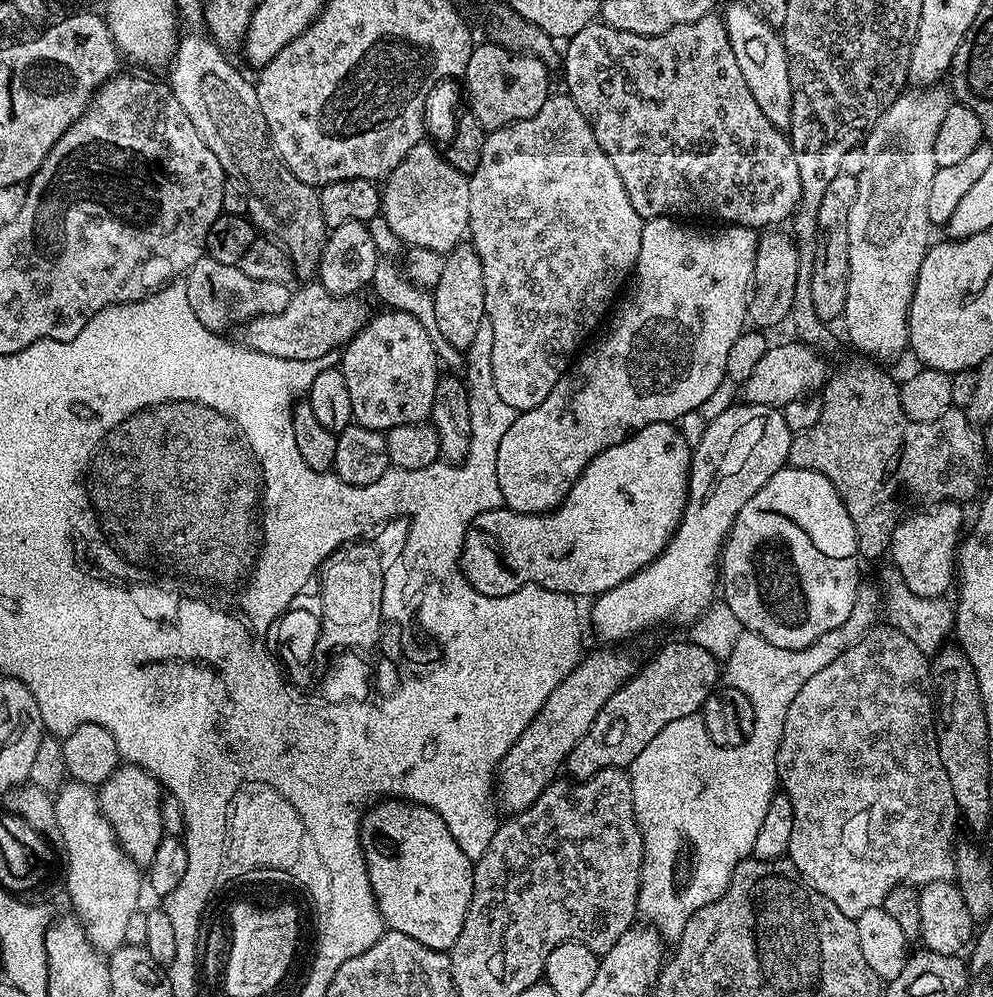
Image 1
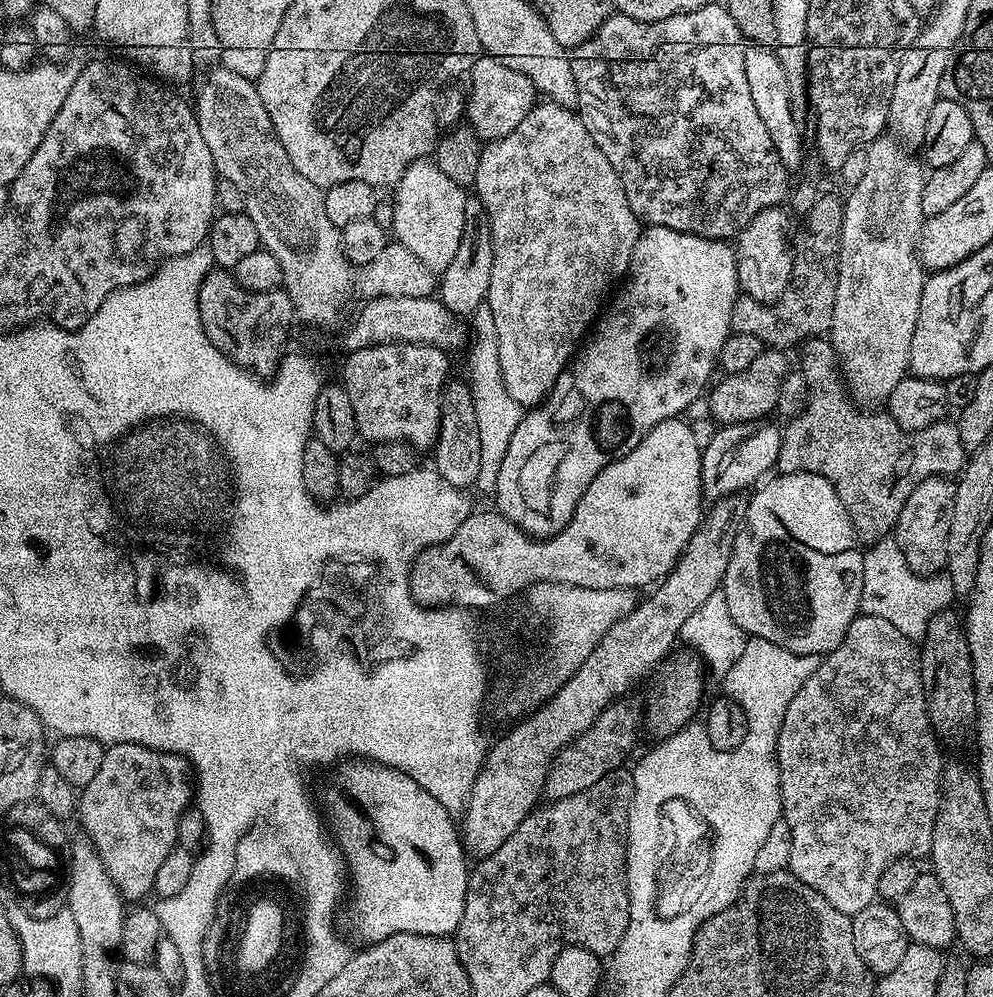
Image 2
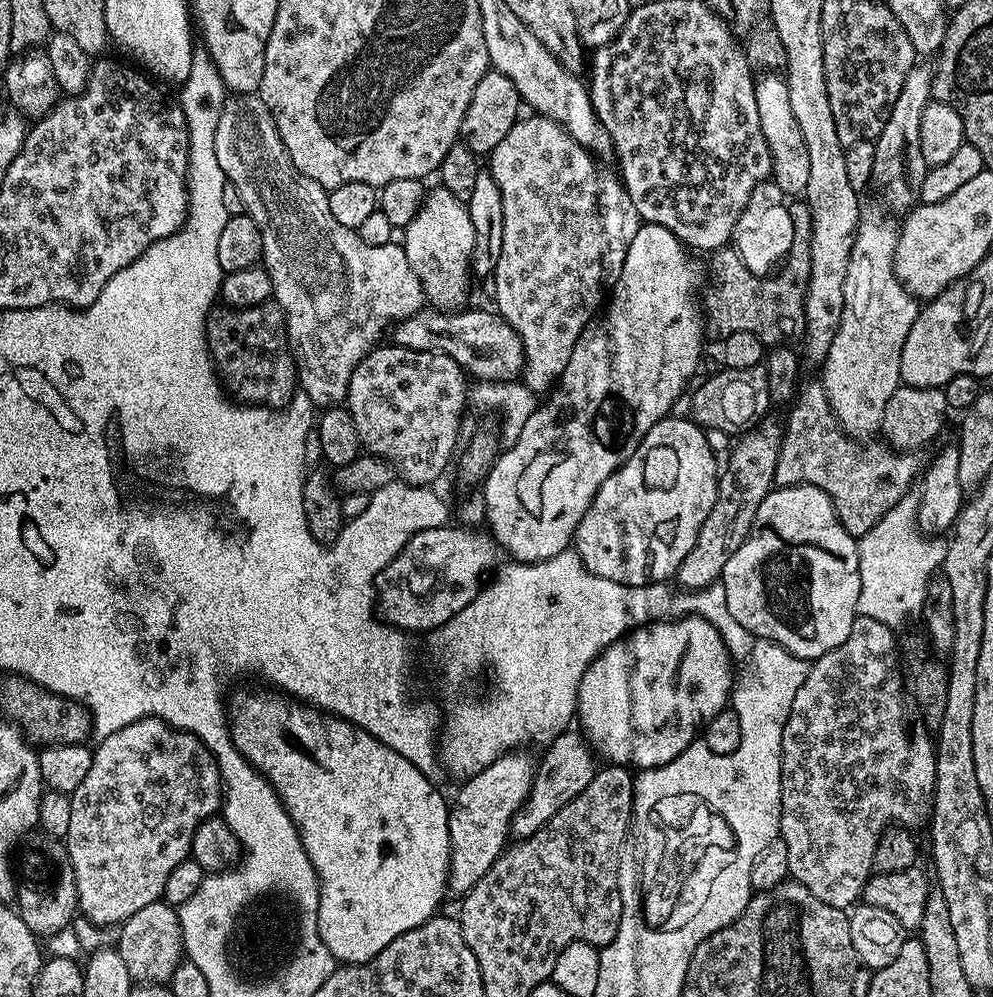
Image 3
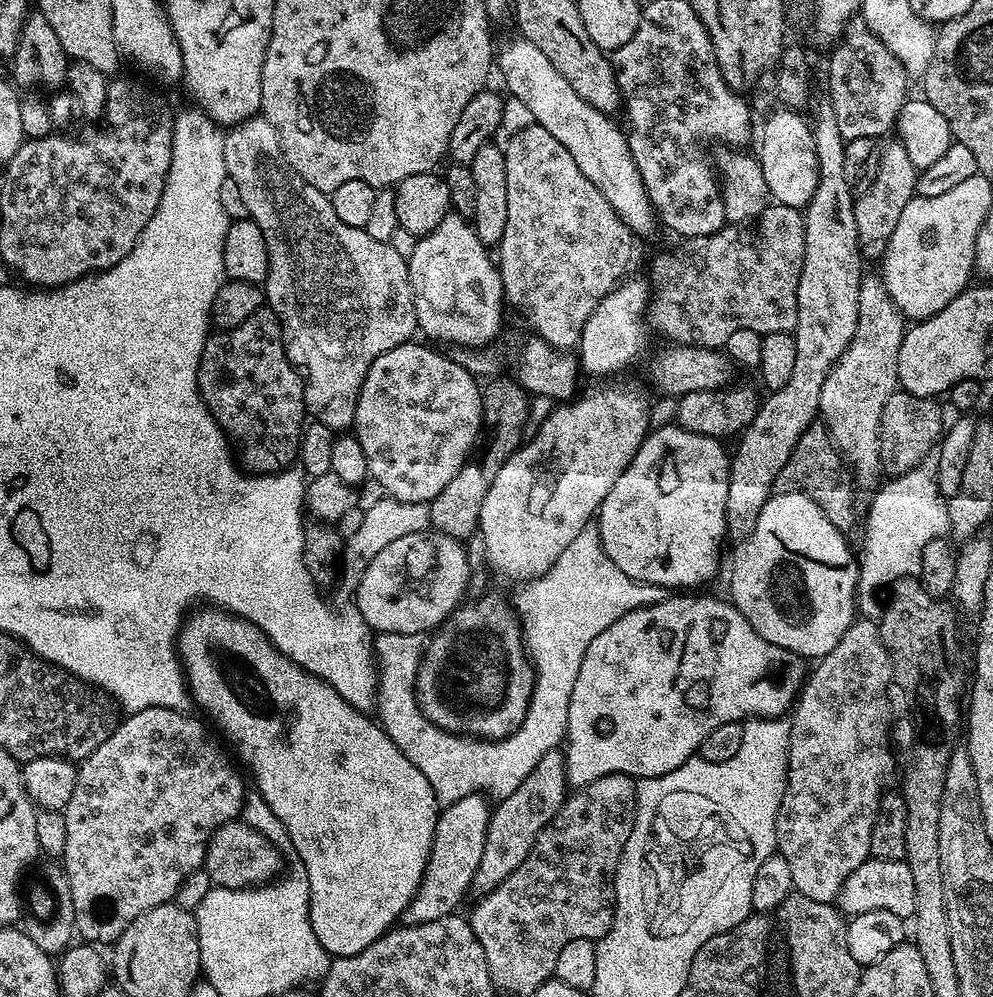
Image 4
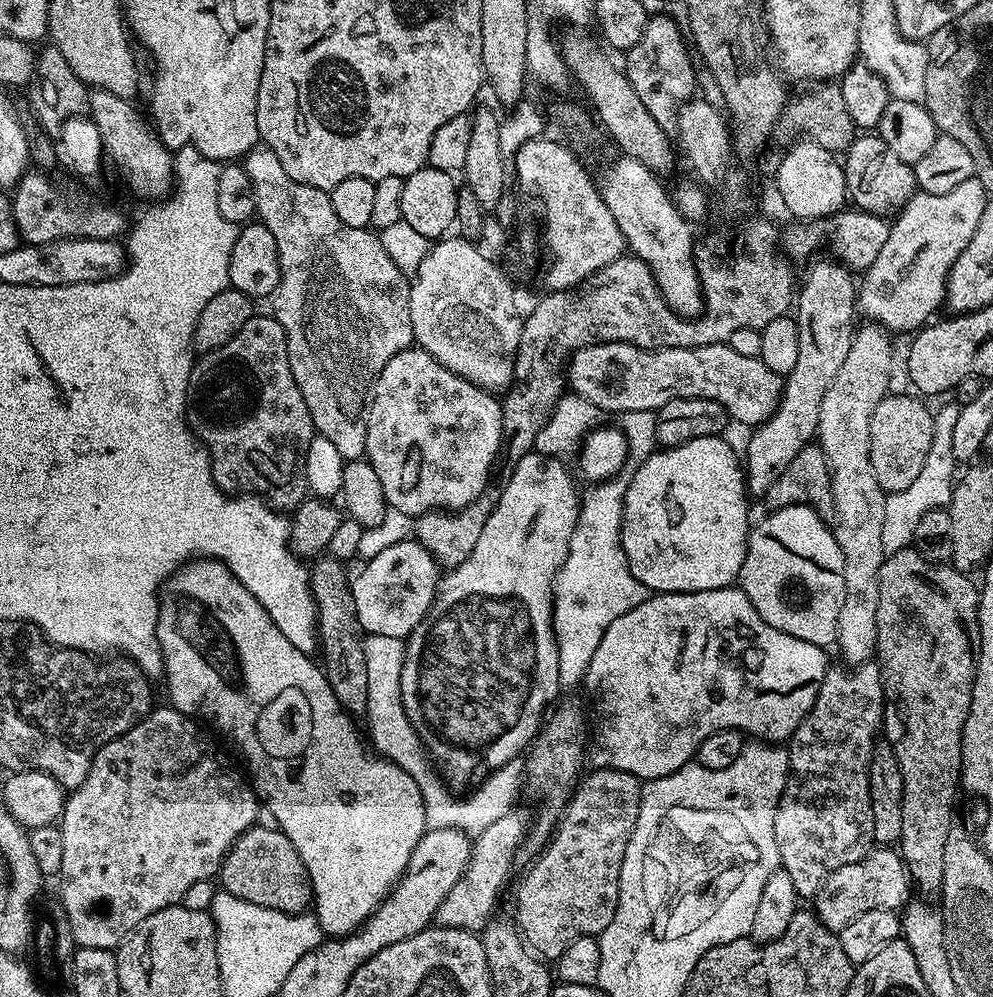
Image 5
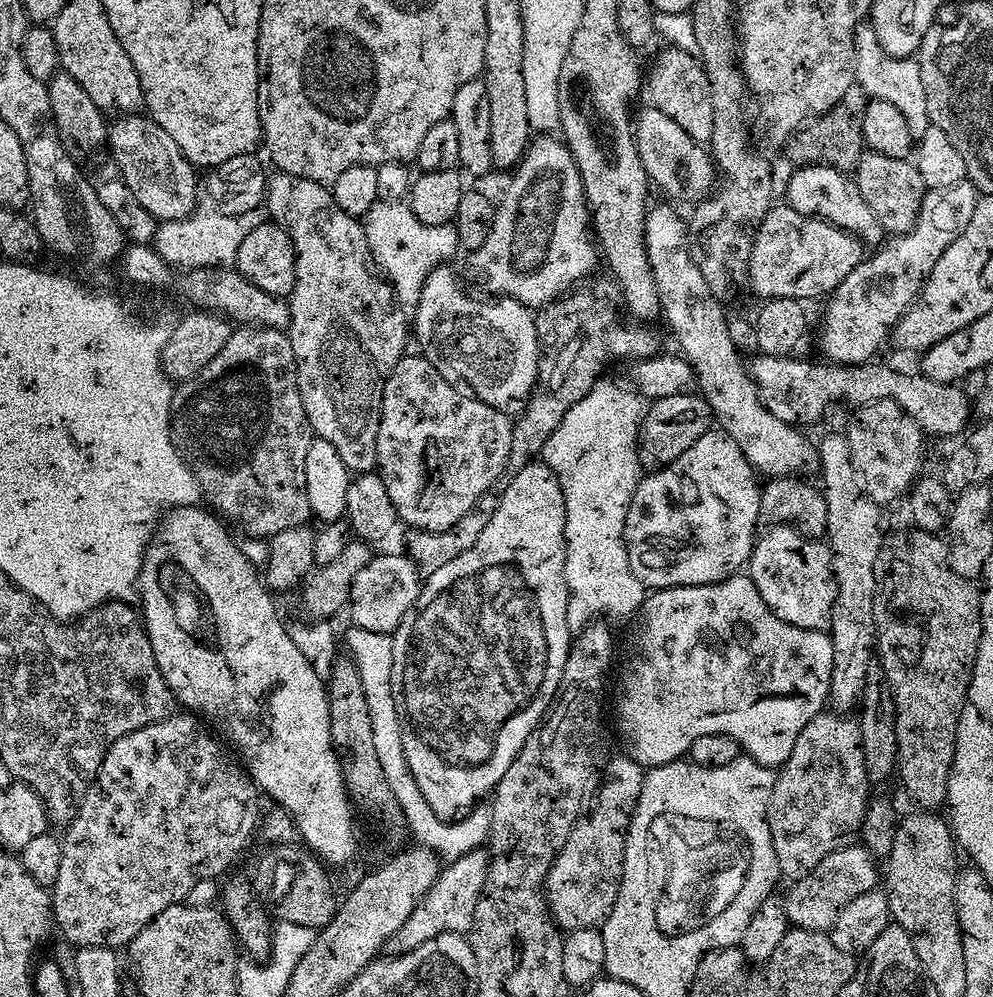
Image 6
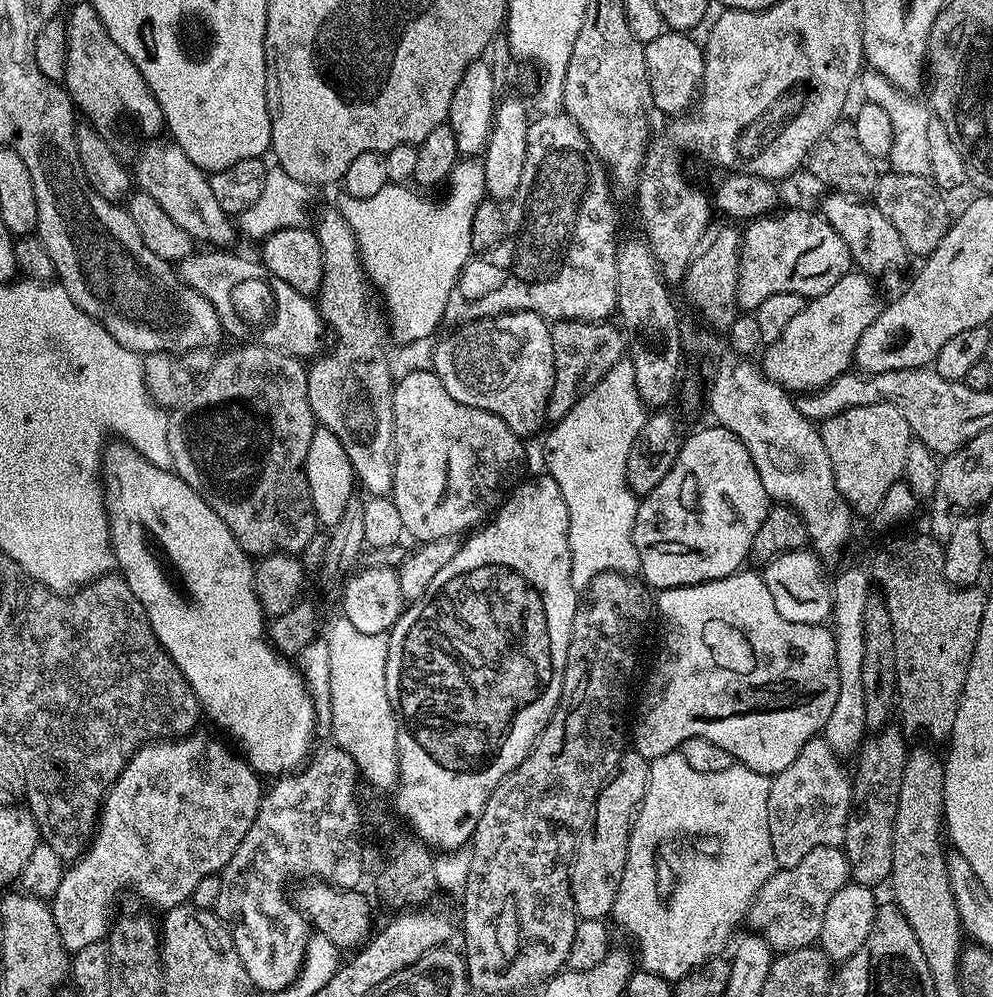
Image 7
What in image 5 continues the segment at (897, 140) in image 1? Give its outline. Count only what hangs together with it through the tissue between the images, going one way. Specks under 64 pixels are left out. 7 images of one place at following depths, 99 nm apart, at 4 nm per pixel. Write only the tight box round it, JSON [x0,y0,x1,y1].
[818,322,892,666]

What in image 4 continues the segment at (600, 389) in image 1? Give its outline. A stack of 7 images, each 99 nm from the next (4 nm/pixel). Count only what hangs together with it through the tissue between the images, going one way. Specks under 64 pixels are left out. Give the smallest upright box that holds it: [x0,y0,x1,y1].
[478,279,650,582]

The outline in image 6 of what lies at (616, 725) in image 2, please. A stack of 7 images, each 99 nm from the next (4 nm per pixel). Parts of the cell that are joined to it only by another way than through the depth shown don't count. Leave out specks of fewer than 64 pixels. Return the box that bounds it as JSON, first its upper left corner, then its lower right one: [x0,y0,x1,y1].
[387,847,488,954]

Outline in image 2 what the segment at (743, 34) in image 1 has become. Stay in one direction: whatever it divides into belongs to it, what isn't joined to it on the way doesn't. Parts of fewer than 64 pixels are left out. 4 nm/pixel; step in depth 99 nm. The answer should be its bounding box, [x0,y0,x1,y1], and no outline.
[745,42,804,174]

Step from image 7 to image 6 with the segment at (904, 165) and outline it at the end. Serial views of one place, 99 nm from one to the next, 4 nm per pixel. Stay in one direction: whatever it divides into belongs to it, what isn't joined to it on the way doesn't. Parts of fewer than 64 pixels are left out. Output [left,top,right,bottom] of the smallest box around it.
[854,22,929,138]

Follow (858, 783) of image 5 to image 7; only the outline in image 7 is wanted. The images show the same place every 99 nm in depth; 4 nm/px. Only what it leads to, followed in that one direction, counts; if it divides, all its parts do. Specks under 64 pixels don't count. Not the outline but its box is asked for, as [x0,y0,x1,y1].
[768,738,852,869]

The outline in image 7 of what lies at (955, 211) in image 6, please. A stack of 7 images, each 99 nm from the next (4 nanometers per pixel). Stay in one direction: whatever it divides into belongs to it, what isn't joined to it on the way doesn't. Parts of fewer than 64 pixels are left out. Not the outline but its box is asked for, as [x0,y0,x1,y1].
[763,270,882,394]

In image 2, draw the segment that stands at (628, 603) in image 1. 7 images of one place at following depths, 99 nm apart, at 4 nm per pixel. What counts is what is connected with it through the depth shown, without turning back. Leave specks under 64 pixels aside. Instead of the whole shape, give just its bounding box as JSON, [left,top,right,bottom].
[700,418,782,502]

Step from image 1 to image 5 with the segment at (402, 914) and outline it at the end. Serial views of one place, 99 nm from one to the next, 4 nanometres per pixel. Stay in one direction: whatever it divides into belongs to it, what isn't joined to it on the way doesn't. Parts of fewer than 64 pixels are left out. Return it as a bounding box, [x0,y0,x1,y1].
[158,558,428,938]

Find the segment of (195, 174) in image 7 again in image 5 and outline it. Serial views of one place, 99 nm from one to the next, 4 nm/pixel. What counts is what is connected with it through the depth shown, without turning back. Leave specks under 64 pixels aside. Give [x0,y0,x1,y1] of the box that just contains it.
[87,91,174,202]

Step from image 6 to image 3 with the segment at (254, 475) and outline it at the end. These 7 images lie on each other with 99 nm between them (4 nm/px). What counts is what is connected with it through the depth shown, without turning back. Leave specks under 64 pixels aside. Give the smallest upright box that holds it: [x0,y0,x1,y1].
[204,302,298,410]

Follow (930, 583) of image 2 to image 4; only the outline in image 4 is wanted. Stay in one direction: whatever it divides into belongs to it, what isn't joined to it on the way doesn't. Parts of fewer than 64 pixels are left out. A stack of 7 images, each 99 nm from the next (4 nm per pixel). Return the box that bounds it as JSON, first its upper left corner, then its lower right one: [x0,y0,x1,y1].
[858,447,952,621]

